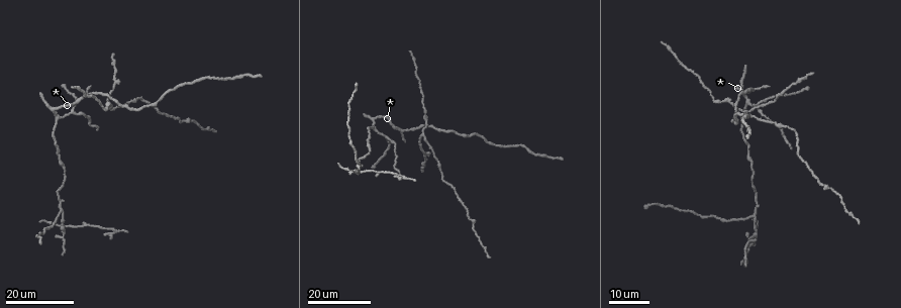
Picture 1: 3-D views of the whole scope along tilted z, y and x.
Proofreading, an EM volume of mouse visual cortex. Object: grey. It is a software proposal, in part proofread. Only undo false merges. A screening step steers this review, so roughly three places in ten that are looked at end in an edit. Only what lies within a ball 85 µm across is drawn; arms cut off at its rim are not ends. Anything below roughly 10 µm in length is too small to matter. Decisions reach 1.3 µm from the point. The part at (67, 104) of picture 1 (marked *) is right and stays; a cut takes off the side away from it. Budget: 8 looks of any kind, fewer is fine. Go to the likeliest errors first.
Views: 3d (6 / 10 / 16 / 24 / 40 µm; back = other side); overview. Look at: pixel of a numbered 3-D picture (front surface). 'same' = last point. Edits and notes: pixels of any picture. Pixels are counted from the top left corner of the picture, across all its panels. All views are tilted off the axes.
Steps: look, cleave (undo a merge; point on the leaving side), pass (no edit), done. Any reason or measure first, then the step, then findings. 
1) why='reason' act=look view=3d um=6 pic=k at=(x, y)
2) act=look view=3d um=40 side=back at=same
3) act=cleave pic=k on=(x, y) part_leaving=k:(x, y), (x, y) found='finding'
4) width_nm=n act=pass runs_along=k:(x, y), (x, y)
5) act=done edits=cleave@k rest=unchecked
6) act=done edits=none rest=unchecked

why='four arms meet' act=look view=3d um=24 pic=1 at=(756, 235)

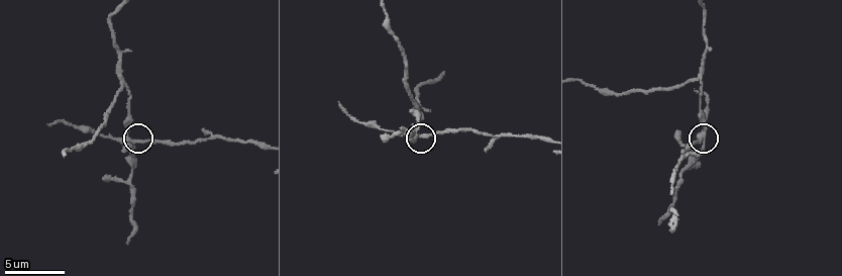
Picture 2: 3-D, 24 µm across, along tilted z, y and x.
act=look view=3d um=6 pic=2 at=(702, 139)

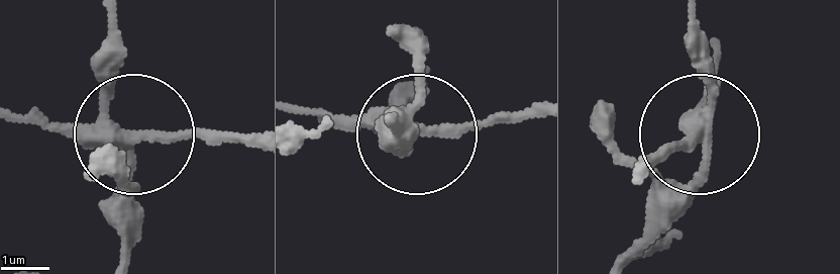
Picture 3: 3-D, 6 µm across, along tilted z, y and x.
act=cleave pic=3 on=(38, 120) part_leaving=3:(111, 127), (256, 134) found='a second neuron is stuck on'

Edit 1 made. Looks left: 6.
why='thin arm on a thick one' act=look view=3d um=10 pic=2 at=(698, 77)

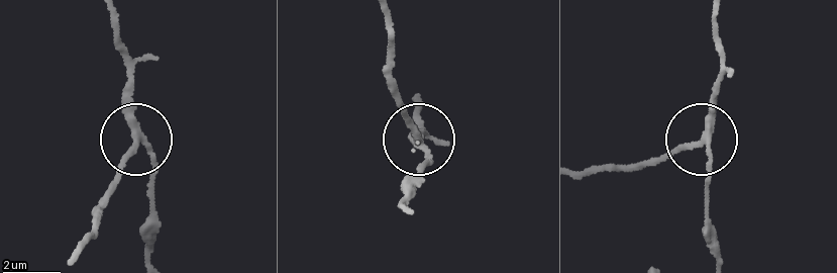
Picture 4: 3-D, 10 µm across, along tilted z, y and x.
act=look view=3d um=10 side=back pic=4 at=(138, 142)

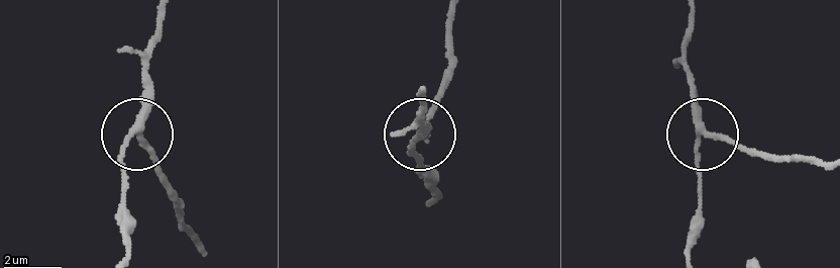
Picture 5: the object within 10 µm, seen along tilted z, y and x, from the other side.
width_nm=210 act=pass runs_along=5:(165, 9), (143, 119), (120, 156), (120, 201) found='one neuron here'

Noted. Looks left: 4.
why='side arm on a straight run' act=look view=3d um=24 pic=1 at=(423, 135)

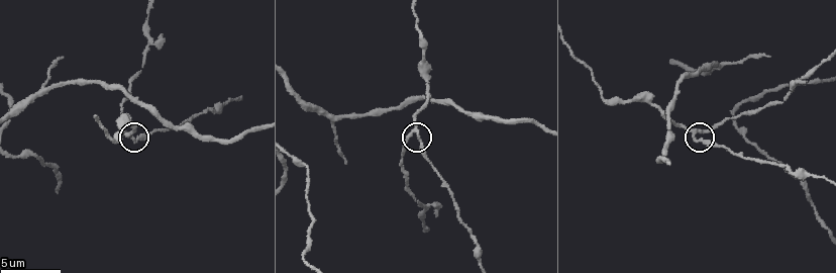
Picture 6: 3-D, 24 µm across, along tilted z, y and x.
act=look view=3d um=10 pic=6 at=(695, 134)

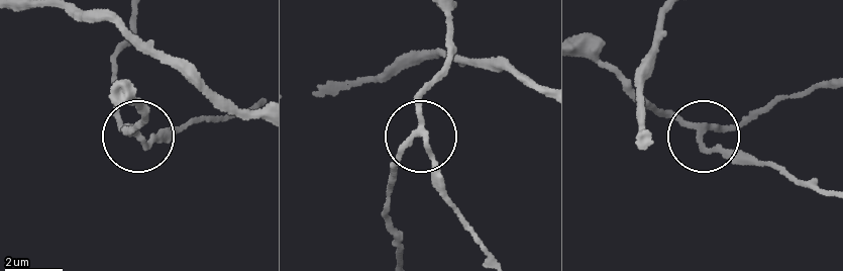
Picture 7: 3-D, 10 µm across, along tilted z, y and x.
side_arm_um=24 act=pass runs_along=7:(380, 81), (480, 63), (432, 78), (389, 180) found='continuous, no second neuron'

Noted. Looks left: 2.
why='arms part here' act=look view=3d um=24 pic=1 at=(375, 126)

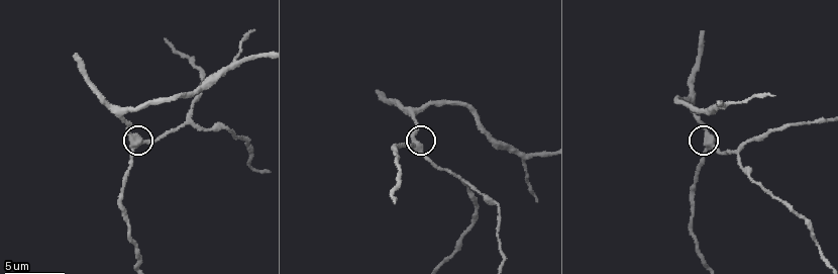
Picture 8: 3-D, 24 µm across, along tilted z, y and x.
act=look view=3d um=10 pic=8 at=(709, 148)

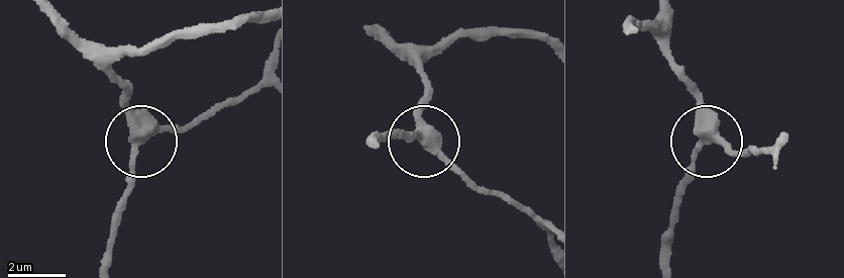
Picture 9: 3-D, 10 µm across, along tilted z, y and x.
side_arm_um=23 arms=3 act=pass found='one neuron here'

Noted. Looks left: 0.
act=done edits=cleave@3 rest=unchecked

